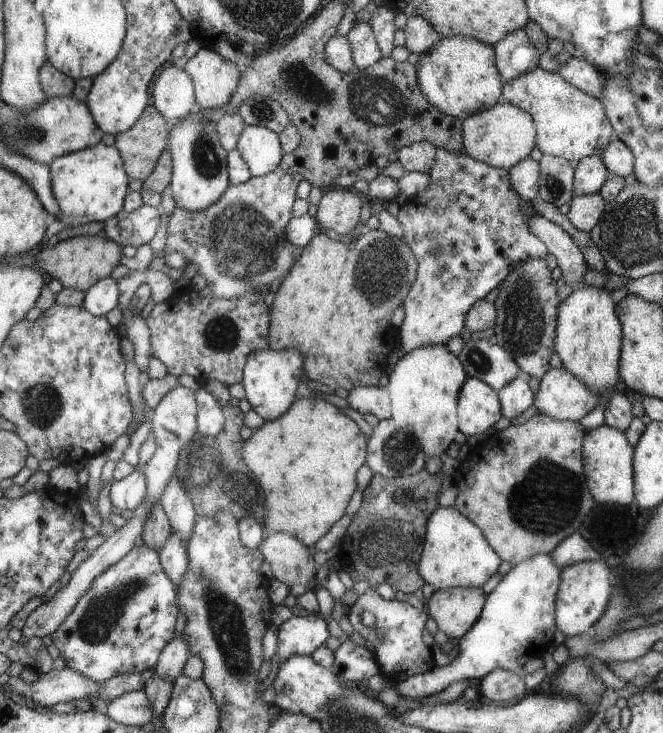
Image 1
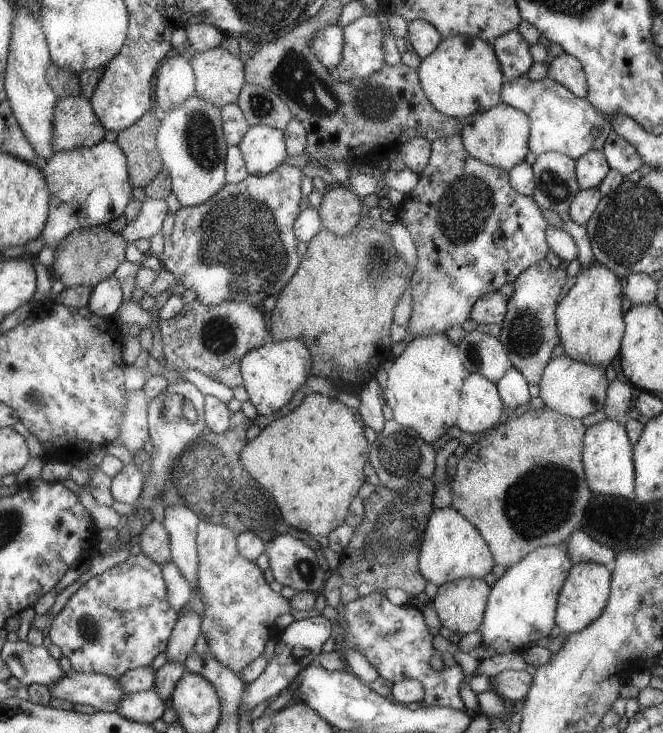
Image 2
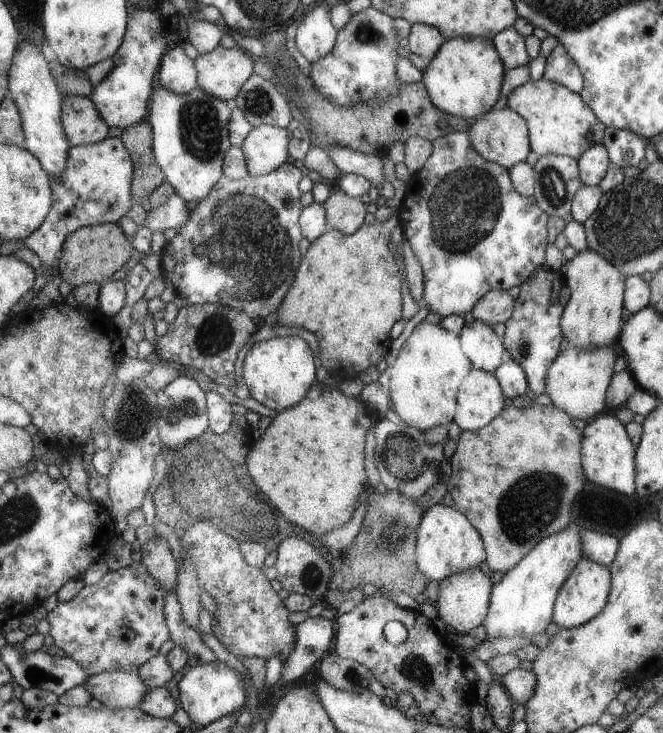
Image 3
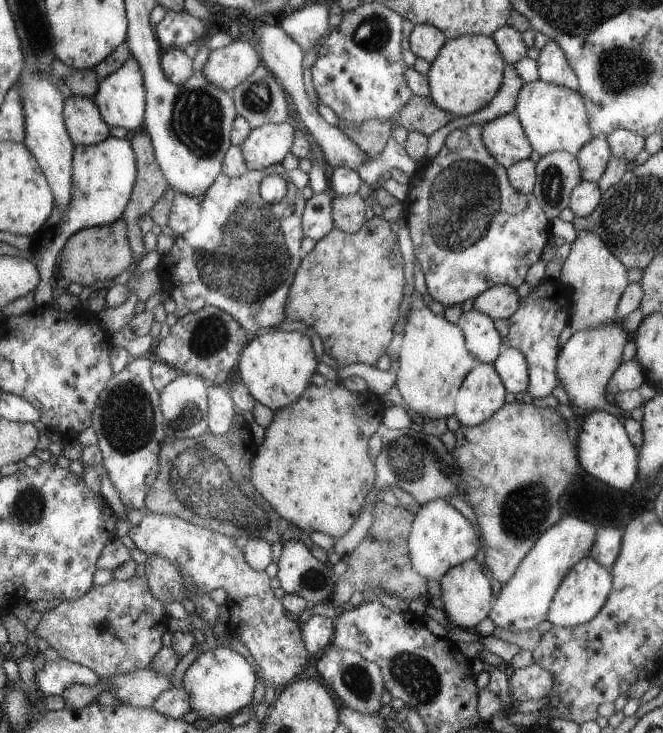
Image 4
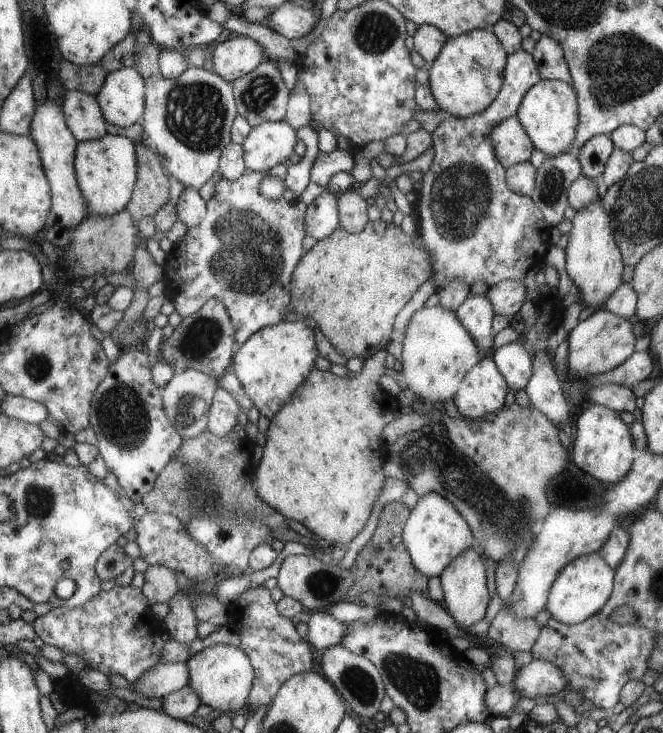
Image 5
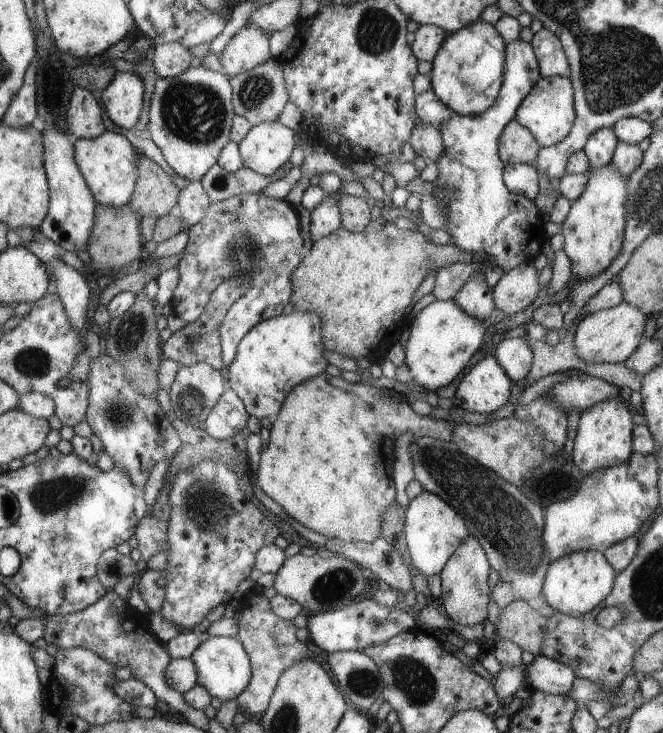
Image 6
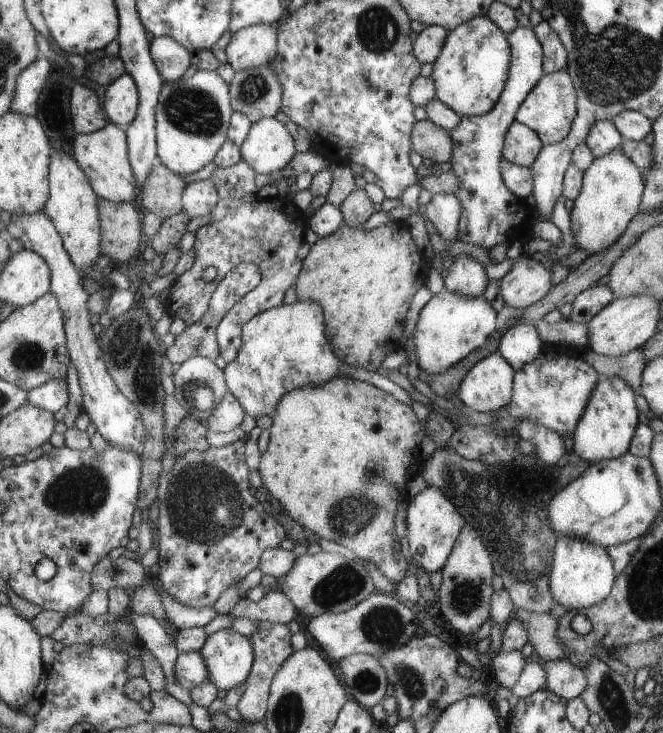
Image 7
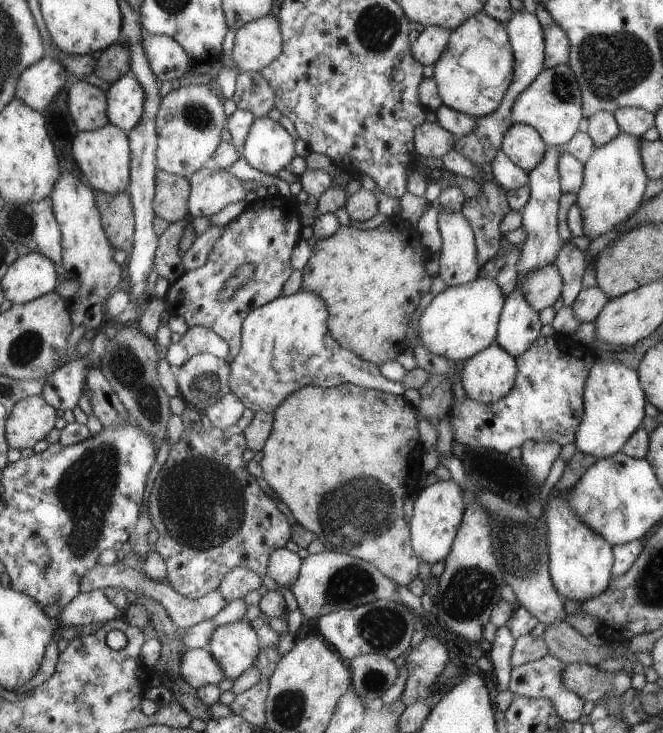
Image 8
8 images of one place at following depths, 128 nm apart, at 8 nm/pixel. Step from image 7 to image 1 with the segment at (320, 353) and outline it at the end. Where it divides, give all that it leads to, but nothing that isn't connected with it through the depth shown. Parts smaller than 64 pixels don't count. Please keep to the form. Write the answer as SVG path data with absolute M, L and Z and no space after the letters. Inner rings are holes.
M270 348L267 351L254 352L247 360L241 382L251 409L266 421L278 419L279 416L288 412L296 398L300 380L305 376L303 364L304 357L296 349L273 351Z

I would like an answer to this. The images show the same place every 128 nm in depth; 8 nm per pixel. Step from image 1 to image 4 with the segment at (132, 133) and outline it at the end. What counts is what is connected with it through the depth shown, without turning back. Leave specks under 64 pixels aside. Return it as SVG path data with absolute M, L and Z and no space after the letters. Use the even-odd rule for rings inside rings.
M143 130L132 136L131 143L136 151L136 164L139 165L139 175L136 177L135 191L132 192L131 203L122 215L126 221L126 235L130 249L134 250L138 258L144 256L146 251L142 238L143 229L138 220L148 214L154 204L166 192L170 186L163 169L159 167L155 159L154 145L151 137Z

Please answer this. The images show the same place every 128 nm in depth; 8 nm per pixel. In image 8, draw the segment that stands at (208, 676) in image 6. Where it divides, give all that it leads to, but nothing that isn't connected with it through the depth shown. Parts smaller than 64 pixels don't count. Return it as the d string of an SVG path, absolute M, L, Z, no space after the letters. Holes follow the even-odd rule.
M243 620L218 627L206 649L222 665L225 676L237 679L259 656L262 641Z

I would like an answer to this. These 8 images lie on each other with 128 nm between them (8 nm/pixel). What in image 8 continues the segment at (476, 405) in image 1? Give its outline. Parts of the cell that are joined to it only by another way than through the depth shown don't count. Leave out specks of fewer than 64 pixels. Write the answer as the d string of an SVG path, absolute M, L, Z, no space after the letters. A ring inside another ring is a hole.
M492 344L467 359L461 372L461 382L466 396L487 405L508 396L515 386L517 374L518 360L499 345Z

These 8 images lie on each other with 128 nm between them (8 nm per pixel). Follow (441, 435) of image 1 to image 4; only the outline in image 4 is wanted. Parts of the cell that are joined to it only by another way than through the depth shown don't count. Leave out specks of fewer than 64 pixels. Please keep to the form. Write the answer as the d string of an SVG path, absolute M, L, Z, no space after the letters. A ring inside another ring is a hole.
M418 292L414 293L403 336L395 366L395 384L402 396L402 407L414 410L432 427L434 421L455 414L455 398L459 388L478 366L479 360L467 348L463 329L458 324L452 324L445 316L430 311L428 304L422 303Z

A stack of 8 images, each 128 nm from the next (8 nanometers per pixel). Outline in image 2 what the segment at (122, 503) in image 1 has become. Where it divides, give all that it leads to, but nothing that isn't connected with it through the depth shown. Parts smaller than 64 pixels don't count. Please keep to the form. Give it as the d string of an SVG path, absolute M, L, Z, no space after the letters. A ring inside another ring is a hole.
M143 389L137 391L128 391L125 396L125 407L127 410L120 420L120 432L116 439L120 439L126 446L132 459L128 465L124 465L120 472L116 473L111 480L111 493L115 500L124 502L126 504L134 504L135 500L140 496L143 491L146 478L145 472L138 468L134 462L133 452L139 448L146 449L146 440L149 439L148 435L148 404L150 399L143 393Z

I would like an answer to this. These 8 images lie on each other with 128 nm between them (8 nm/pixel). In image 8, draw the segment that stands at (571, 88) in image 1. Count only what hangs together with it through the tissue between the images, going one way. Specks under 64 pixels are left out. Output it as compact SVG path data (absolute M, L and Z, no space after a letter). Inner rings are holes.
M568 63L542 69L513 105L513 124L520 123L534 127L548 147L567 143L576 131L583 127L582 120L582 89L579 87L575 71Z

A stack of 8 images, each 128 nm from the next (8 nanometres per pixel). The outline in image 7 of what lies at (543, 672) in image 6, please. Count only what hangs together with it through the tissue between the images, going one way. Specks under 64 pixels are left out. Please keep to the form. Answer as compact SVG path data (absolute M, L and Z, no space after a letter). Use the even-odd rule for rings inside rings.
M556 659L546 662L546 688L569 701L575 699L586 688L586 677L583 669L571 661Z

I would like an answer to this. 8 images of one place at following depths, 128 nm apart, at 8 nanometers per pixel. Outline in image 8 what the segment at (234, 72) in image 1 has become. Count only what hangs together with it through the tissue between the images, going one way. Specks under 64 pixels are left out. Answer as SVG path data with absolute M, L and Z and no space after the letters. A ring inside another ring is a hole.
M266 15L235 31L232 58L239 72L261 71L279 58L283 45L279 17Z

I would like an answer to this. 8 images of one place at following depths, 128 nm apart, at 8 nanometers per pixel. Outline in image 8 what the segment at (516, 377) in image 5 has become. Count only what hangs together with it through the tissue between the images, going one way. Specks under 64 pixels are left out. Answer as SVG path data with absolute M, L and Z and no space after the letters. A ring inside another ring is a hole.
M567 143L547 147L547 151L534 170L528 173L529 187L531 195L526 206L523 208L522 228L527 232L526 240L523 242L521 255L517 269L519 270L518 282L513 291L507 296L503 312L499 316L498 334L494 340L494 344L502 347L508 354L517 358L524 355L532 343L535 343L541 335L539 312L528 304L524 298L522 290L519 286L524 275L531 272L535 268L552 264L559 250L563 247L564 242L560 240L558 235L558 211L559 200L563 194L562 180L559 172L559 157L561 153L566 152Z

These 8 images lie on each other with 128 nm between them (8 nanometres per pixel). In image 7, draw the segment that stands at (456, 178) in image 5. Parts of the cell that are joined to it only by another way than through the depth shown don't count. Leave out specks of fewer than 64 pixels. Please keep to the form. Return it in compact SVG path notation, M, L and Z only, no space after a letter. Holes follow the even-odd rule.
M518 26L511 33L507 33L507 36L511 43L511 68L507 86L504 87L503 94L500 95L491 111L482 115L463 116L457 125L448 131L453 142L452 154L448 163L451 164L450 170L454 171L454 174L460 179L459 189L455 192L461 202L462 209L457 230L458 240L470 242L470 244L476 244L476 246L482 246L486 249L492 248L496 244L506 244L512 253L515 253L532 232L533 216L536 217L537 214L524 198L517 197L504 182L501 172L501 164L504 159L503 148L507 132L510 130L511 124L516 121L515 116L518 114L519 108L545 72L543 69L543 46L533 30Z

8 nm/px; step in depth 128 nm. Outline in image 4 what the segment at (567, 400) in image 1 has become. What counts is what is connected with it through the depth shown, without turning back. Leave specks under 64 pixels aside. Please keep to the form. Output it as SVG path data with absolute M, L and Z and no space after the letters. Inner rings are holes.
M612 322L587 331L576 331L559 351L557 359L558 382L566 391L569 404L576 406L582 412L602 410L611 414L616 412L616 406L607 396L607 384L614 372L622 366L622 351L631 339L631 334L621 325Z

